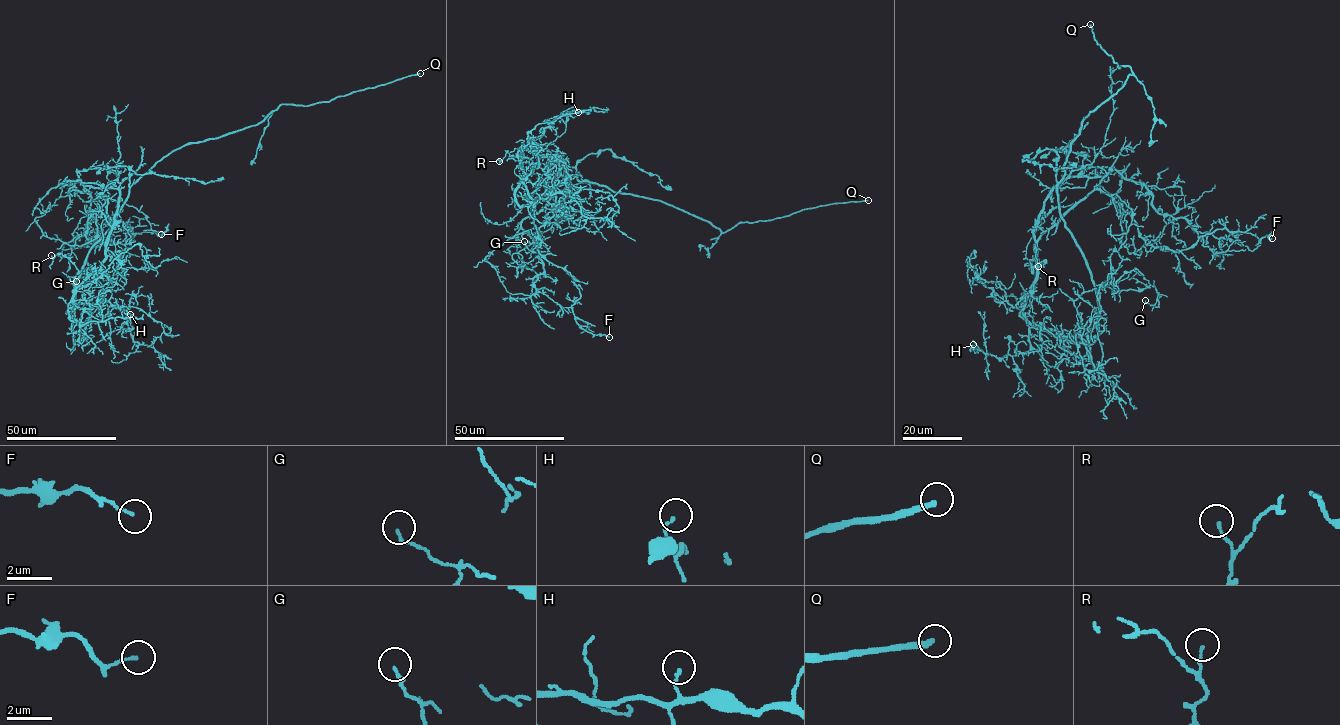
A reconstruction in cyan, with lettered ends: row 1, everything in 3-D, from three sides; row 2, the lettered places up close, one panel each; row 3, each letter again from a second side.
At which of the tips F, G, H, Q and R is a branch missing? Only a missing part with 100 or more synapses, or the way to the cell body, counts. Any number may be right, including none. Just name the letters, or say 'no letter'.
Q

